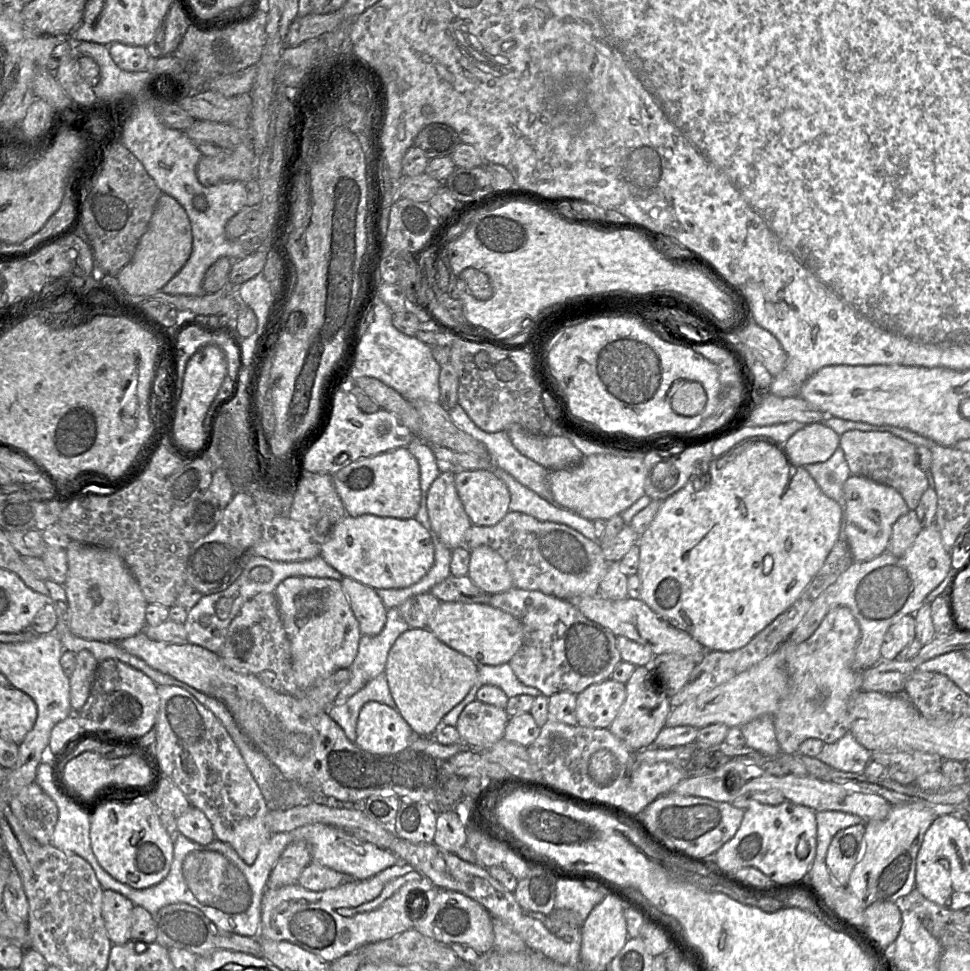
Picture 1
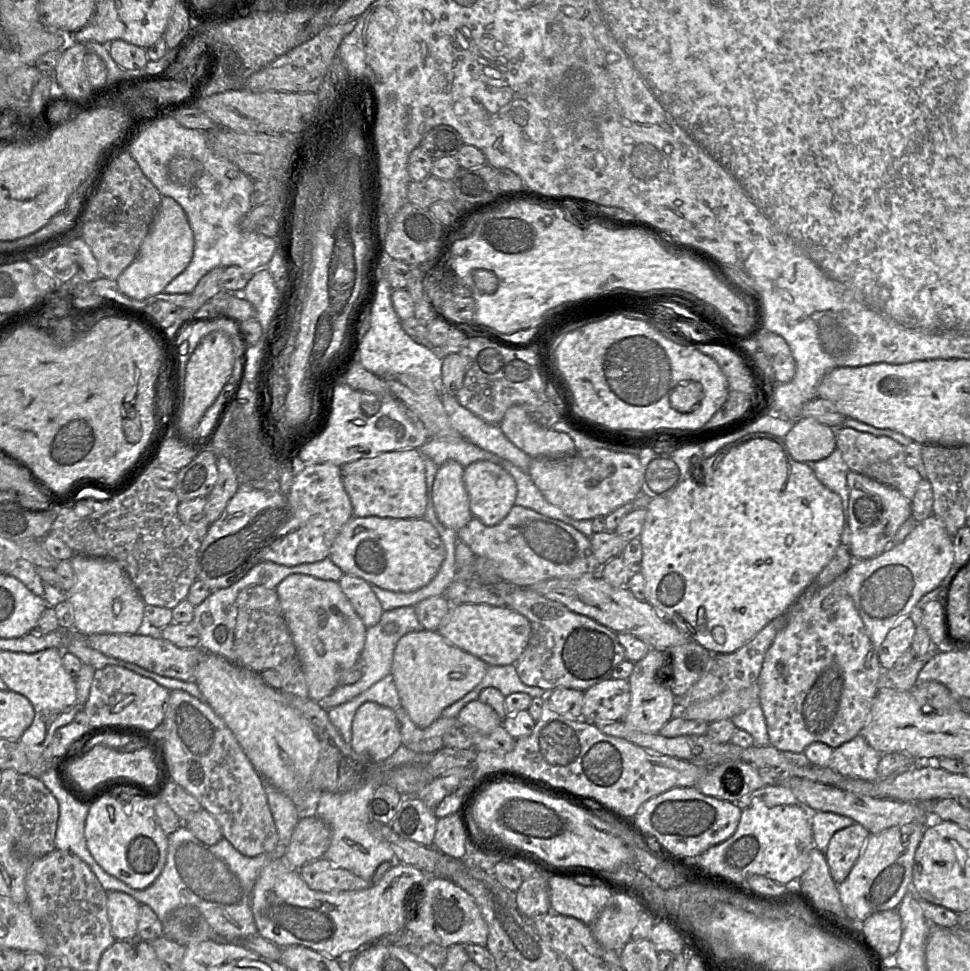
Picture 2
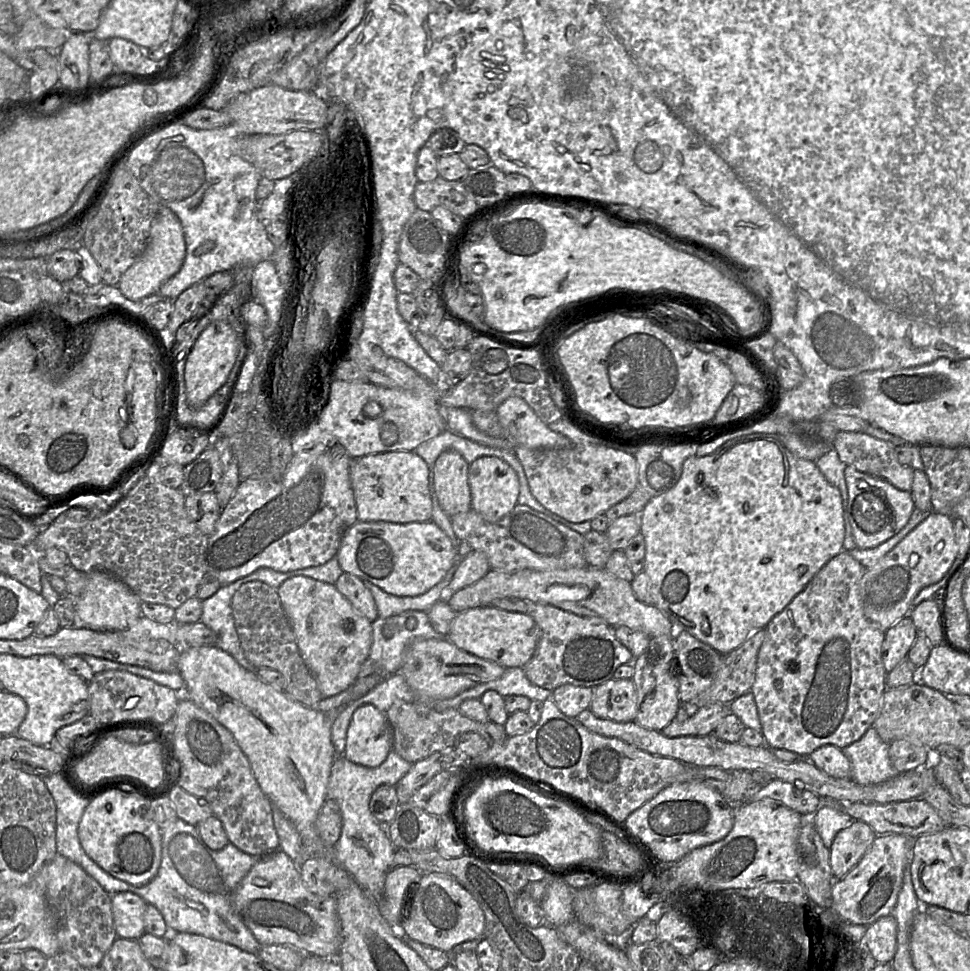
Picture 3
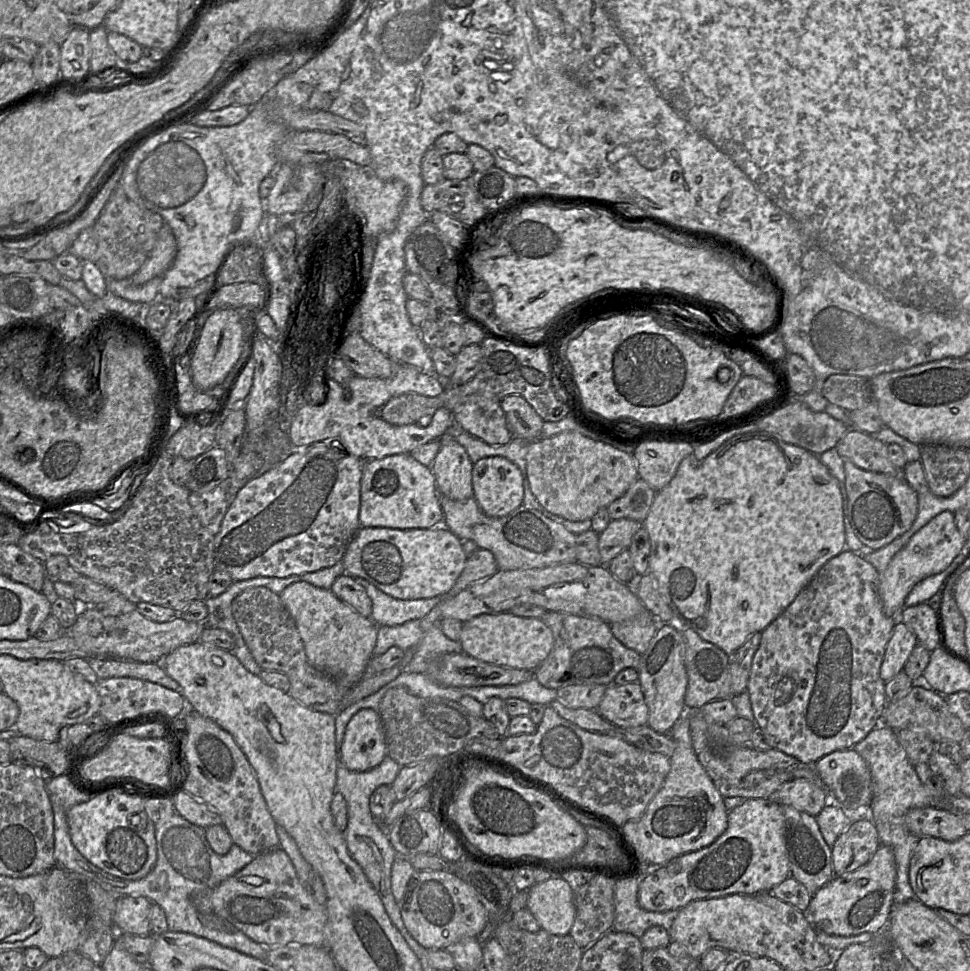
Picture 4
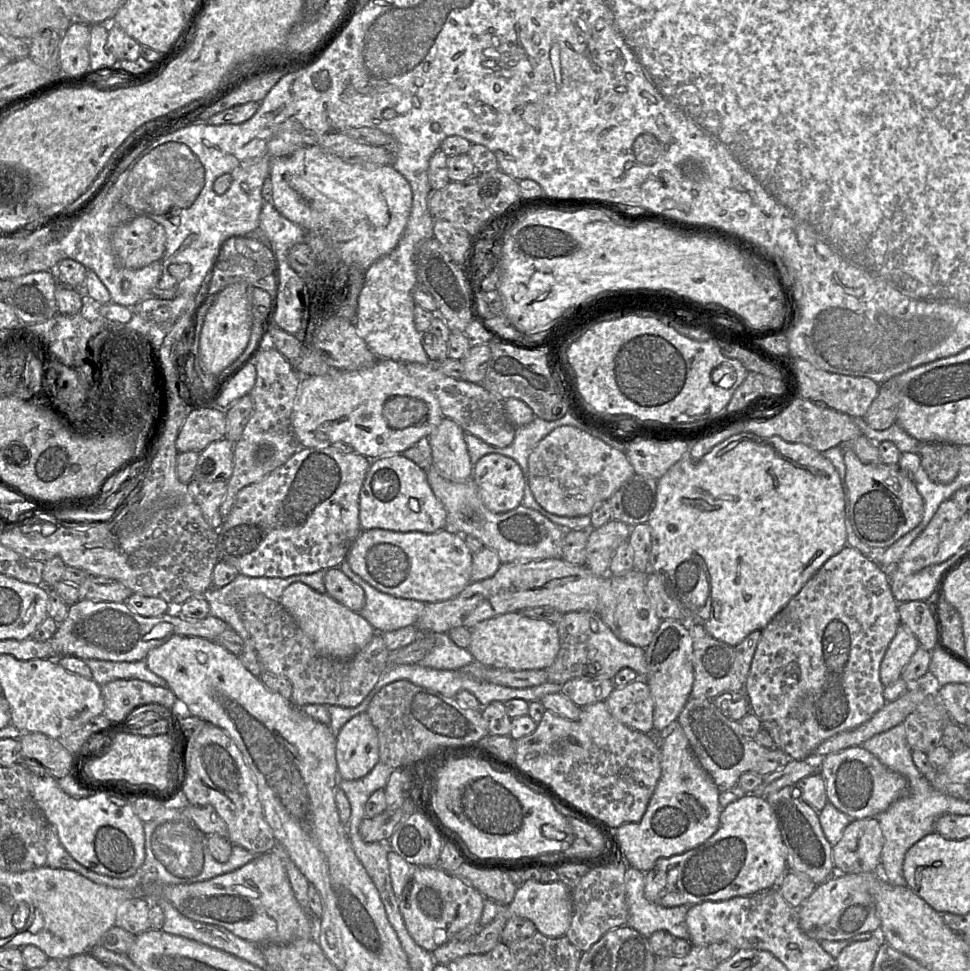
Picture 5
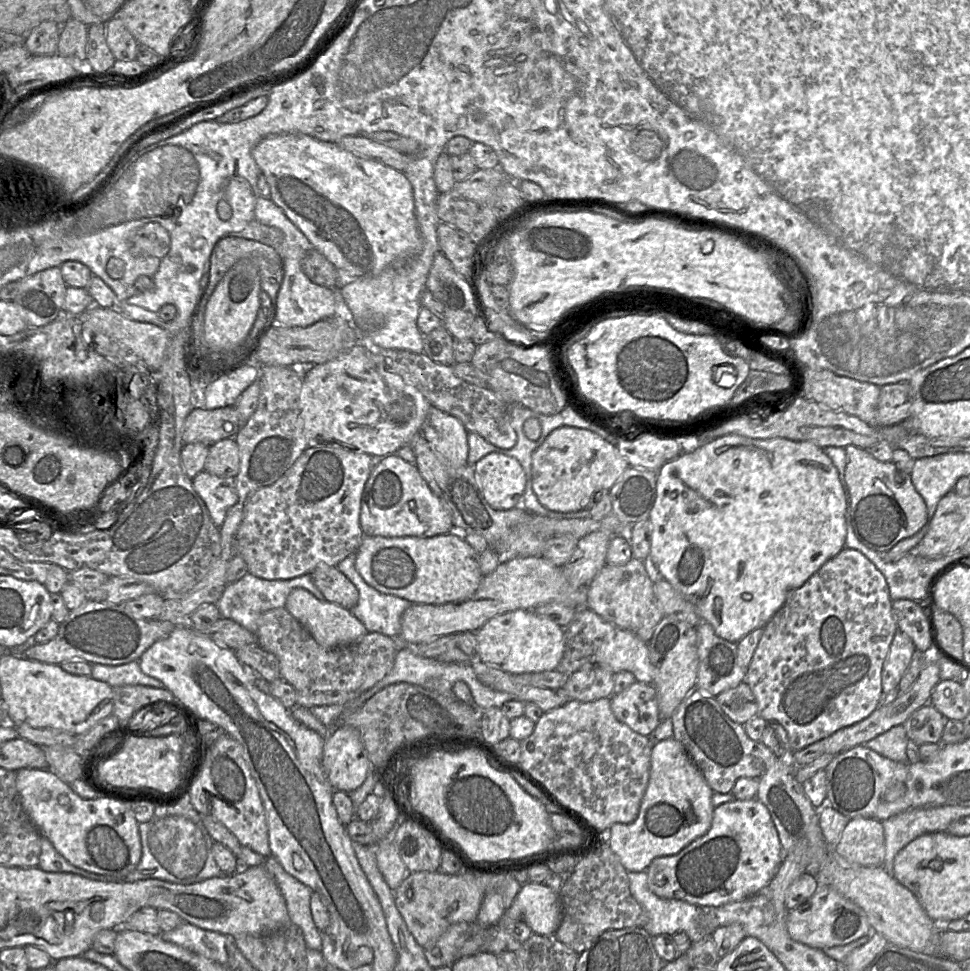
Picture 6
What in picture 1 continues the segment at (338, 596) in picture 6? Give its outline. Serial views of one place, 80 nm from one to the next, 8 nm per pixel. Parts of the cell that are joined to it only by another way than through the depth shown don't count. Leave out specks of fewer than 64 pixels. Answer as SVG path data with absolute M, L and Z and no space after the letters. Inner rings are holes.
M344 577L341 584L359 623L362 635L380 634L387 621L388 608L376 590L350 577Z

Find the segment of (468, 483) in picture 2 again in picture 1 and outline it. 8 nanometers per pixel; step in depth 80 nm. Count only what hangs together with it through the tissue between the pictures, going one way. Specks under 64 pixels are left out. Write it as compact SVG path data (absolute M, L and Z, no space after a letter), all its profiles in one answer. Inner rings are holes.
M491 470L460 472L455 483L472 524L494 526L510 511L510 491Z

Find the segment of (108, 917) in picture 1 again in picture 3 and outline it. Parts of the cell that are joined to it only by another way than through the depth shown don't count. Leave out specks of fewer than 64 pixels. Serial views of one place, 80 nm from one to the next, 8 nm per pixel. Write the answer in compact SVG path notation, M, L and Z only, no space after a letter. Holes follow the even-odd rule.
M131 892L111 895L114 926L119 938L135 940L145 933L144 913L147 902Z

